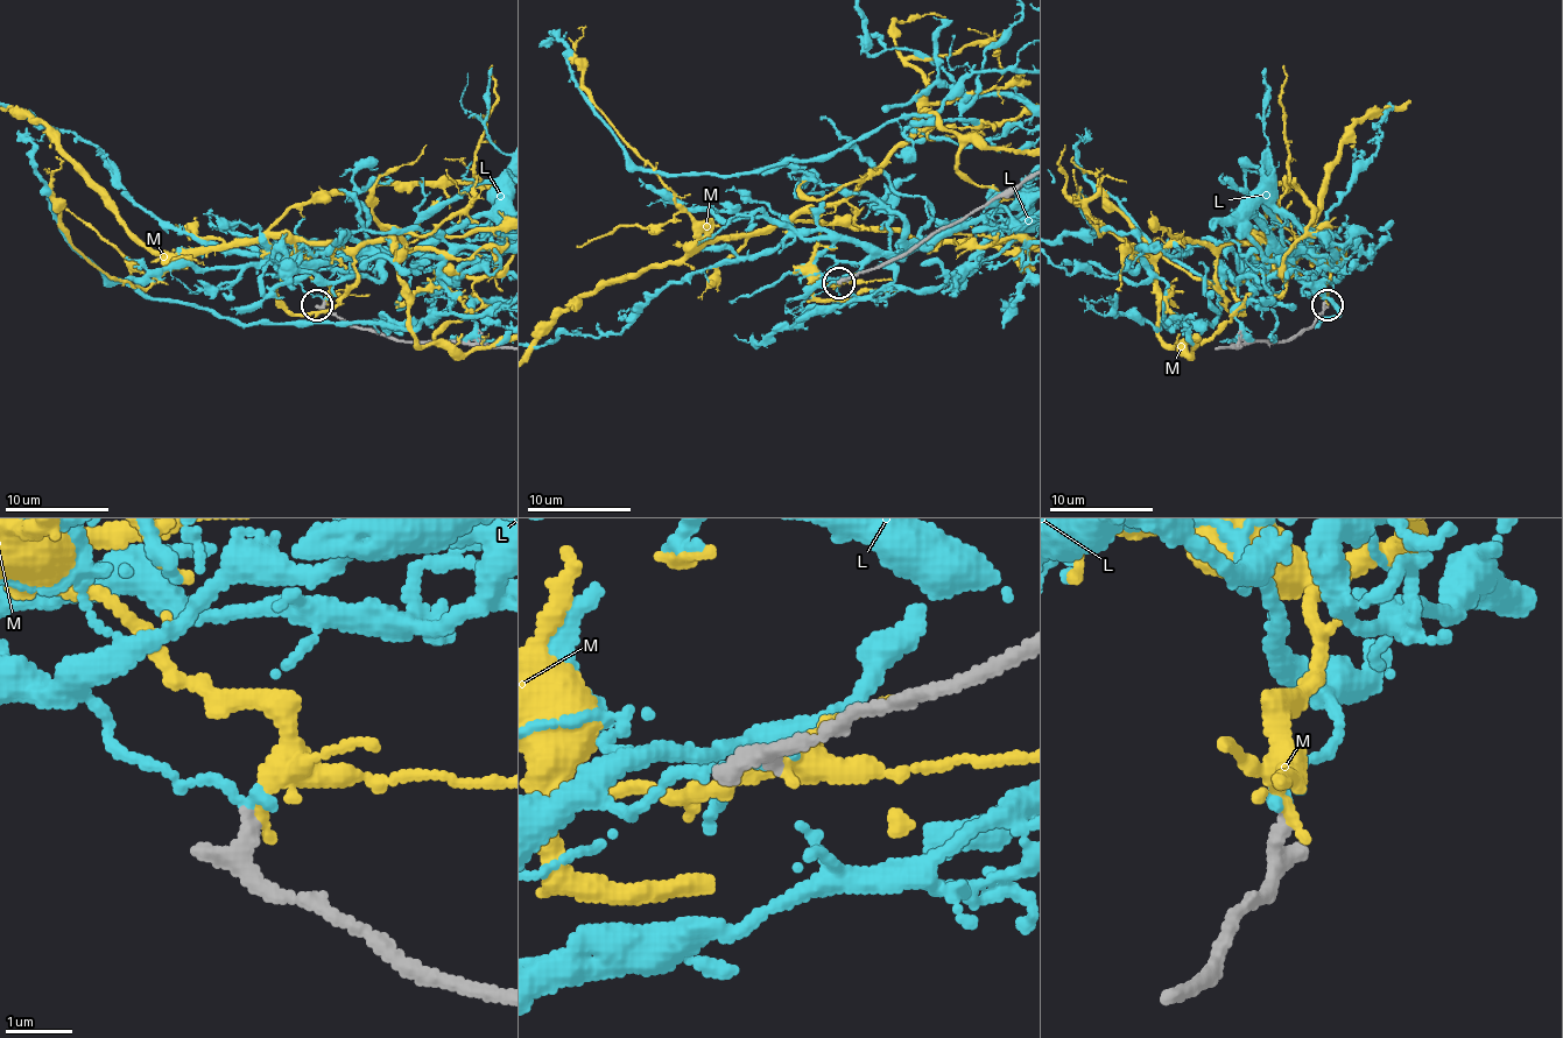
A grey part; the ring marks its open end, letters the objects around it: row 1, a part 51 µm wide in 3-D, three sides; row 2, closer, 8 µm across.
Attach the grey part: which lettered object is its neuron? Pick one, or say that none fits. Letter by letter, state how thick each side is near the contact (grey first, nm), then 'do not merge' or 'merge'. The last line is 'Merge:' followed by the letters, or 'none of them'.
L: calibres 280 and 160 nm; do not merge
M: calibres 320 and 280 nm; do not merge
Merge: none of them

